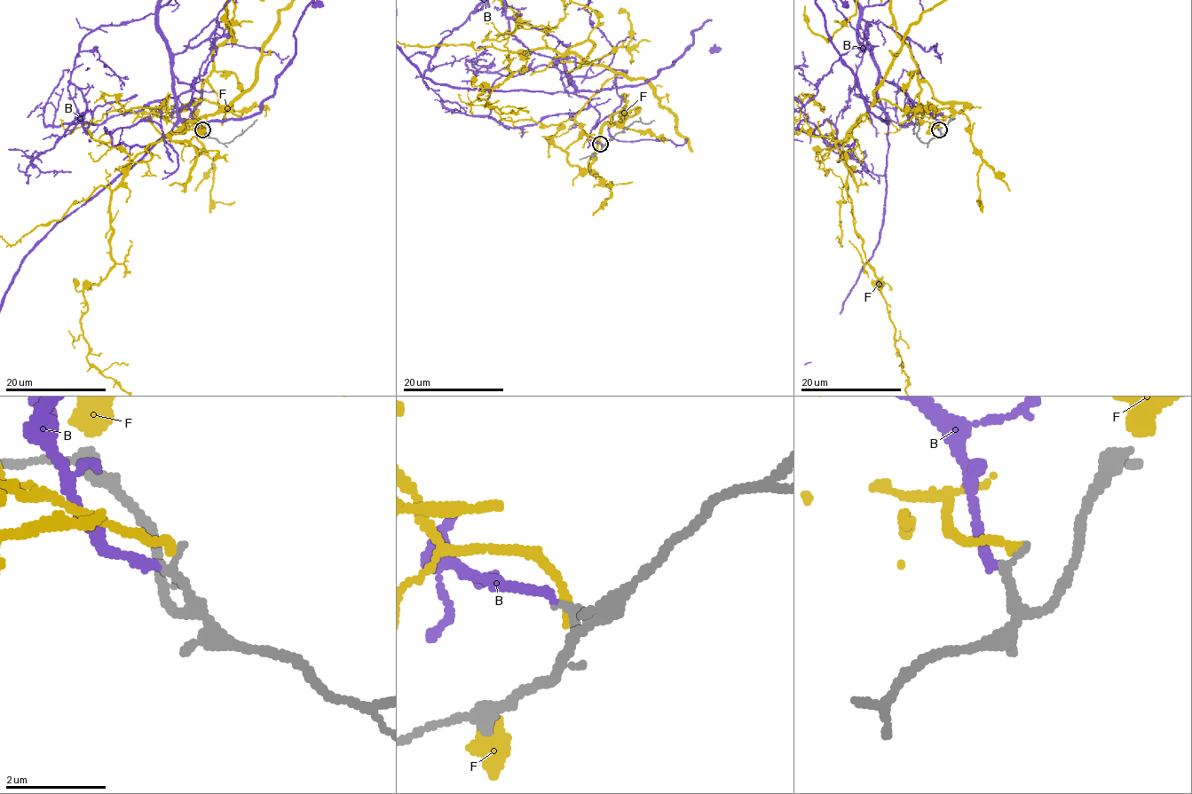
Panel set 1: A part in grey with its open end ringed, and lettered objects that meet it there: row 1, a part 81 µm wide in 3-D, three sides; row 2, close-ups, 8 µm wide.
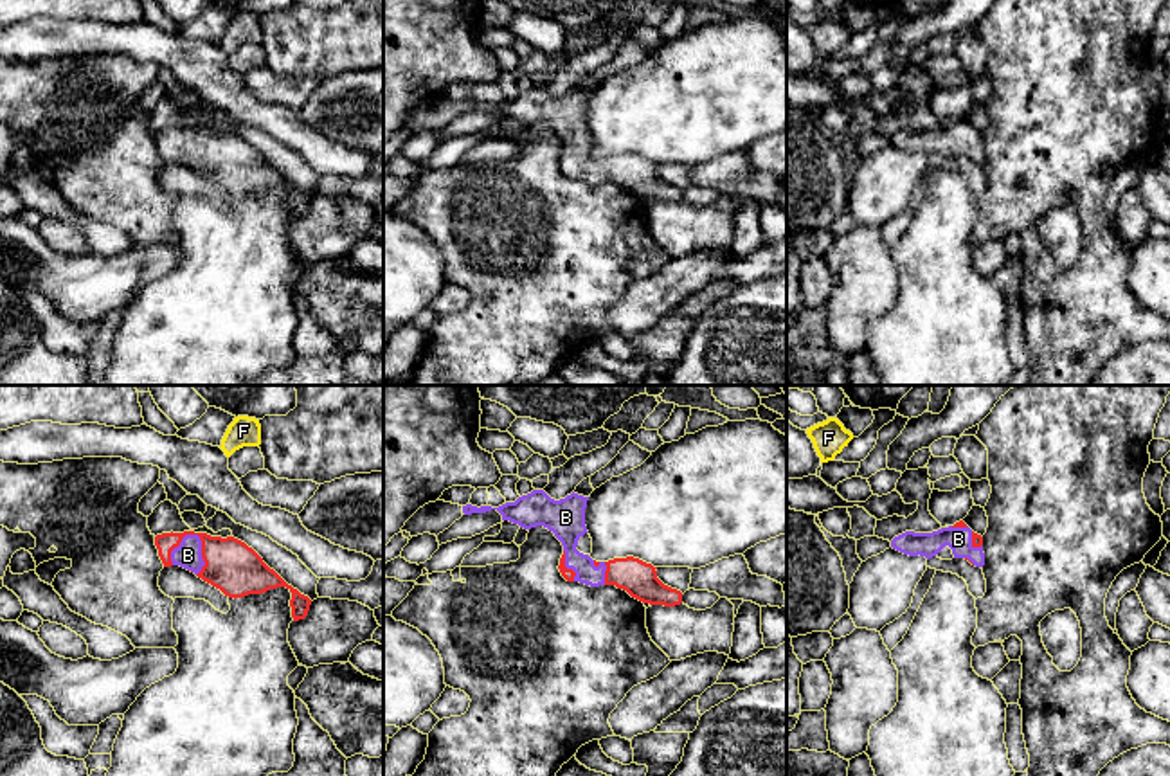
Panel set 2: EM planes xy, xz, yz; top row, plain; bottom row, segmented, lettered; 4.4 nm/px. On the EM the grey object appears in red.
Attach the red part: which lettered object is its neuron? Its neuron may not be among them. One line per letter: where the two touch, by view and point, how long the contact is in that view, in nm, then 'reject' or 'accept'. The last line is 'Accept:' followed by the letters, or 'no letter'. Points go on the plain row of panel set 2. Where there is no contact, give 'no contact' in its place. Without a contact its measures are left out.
B: xy (202, 146) | 200 nm | accept
F: no contact | reject
Accept: B

